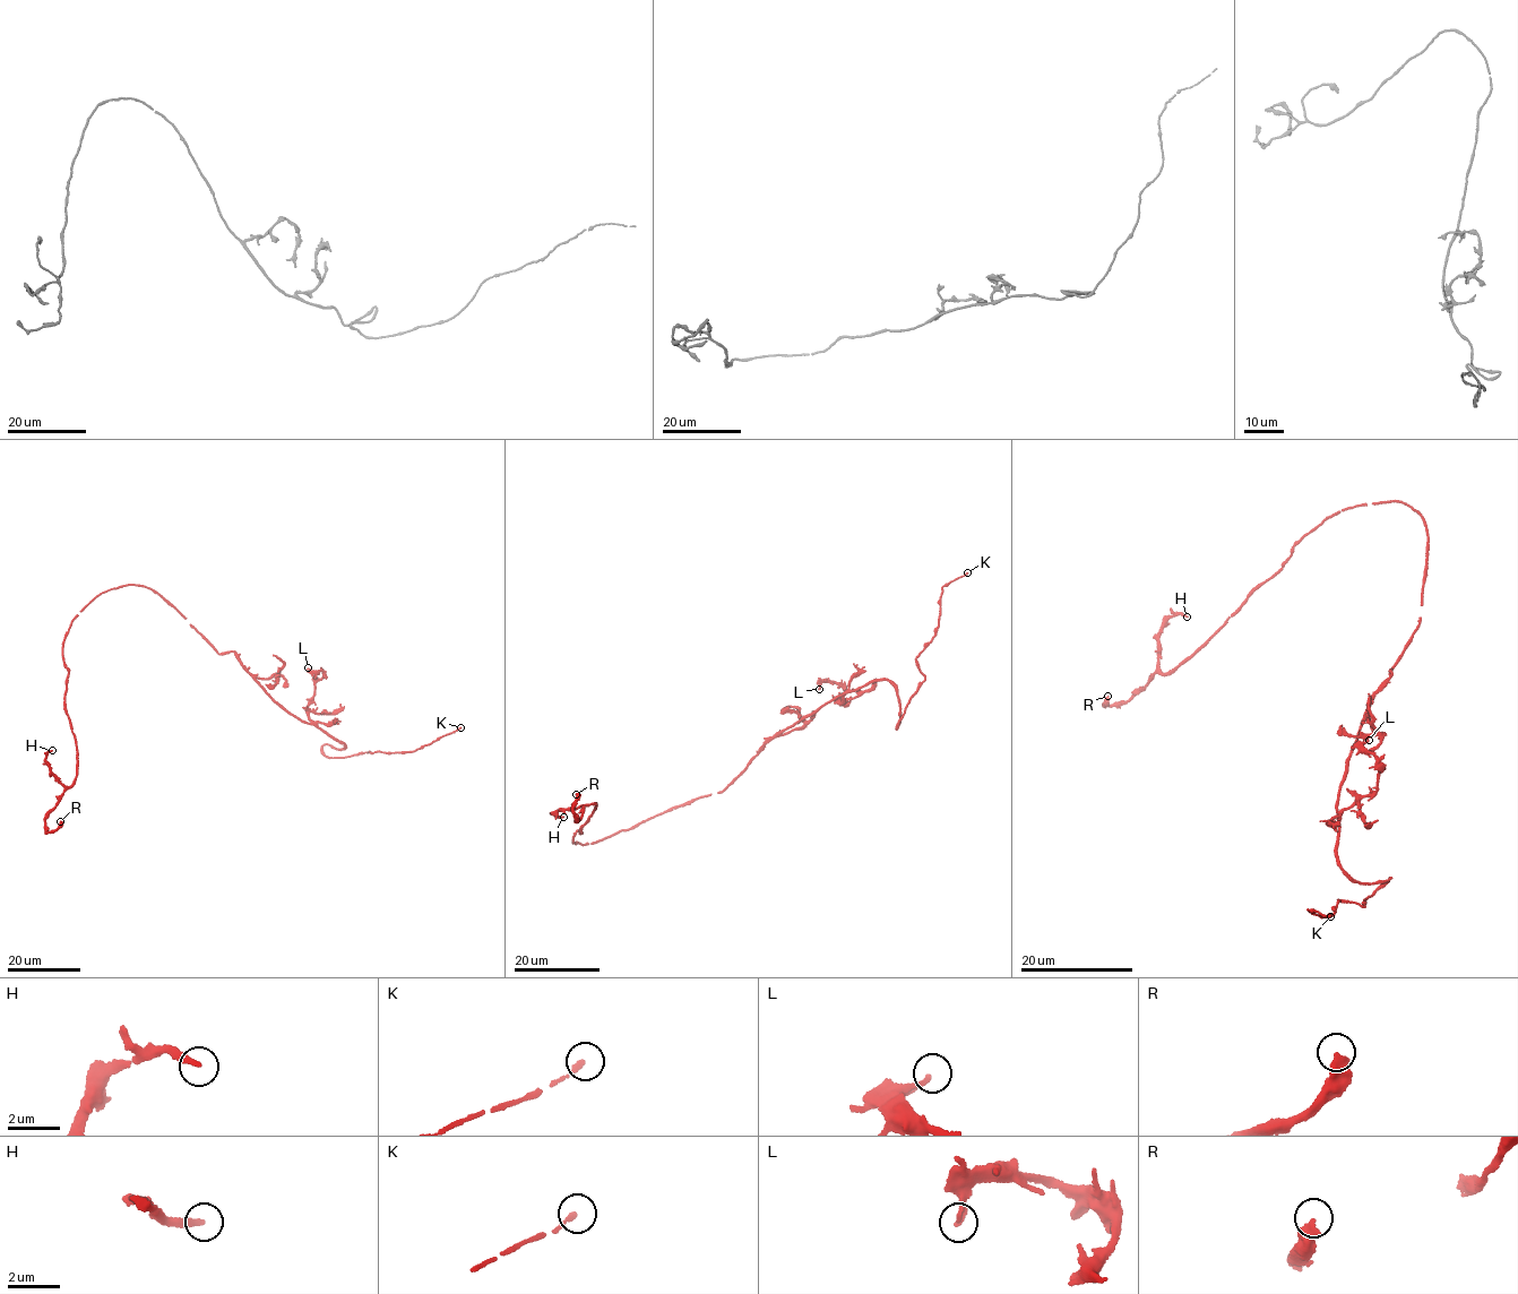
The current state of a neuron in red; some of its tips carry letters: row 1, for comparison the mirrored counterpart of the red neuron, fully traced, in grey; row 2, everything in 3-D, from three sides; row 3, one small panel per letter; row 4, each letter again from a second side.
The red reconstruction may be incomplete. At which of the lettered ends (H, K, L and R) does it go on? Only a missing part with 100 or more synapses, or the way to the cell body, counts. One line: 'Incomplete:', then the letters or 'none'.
Incomplete: none

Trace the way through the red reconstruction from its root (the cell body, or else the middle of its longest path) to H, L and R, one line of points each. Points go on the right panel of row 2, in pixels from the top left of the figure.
H: (1416, 627), (1429, 540), (1422, 517), (1395, 500), (1325, 520), (1207, 644), (1163, 673), (1159, 631), (1187, 617)
L: (1416, 627), (1390, 676), (1368, 705), (1343, 776), (1338, 813), (1376, 790), (1381, 762), (1362, 747), (1369, 740)
R: (1416, 627), (1422, 517), (1400, 500), (1355, 505), (1303, 536), (1189, 660), (1127, 701), (1107, 696)

